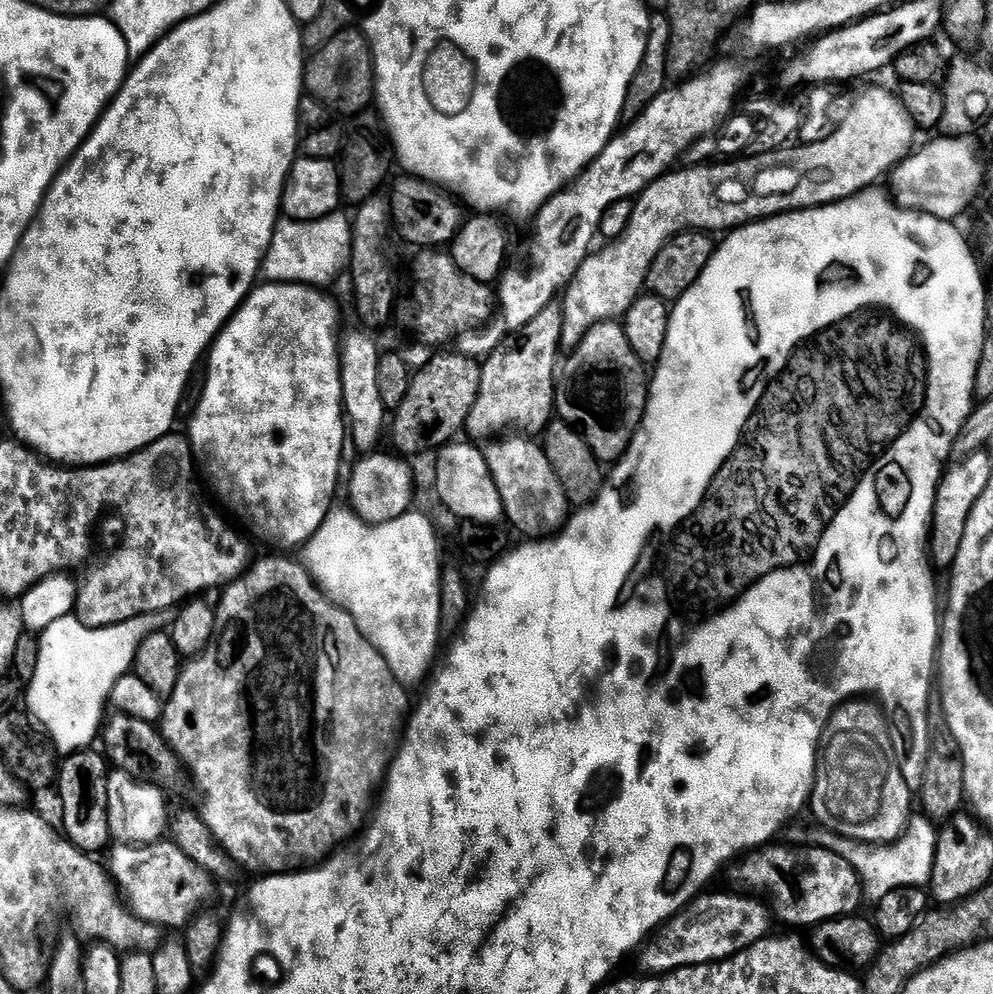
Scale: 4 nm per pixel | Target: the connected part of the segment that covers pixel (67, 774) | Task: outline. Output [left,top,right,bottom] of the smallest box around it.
[58,750,113,854]

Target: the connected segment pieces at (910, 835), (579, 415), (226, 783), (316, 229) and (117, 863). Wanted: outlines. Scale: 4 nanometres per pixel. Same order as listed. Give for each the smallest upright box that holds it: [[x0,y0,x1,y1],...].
[[809,814,937,902],[558,322,650,462],[162,555,410,874],[263,210,353,286],[110,842,217,929]]

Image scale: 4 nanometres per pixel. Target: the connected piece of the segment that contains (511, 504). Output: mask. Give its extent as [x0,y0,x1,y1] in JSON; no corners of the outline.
[487,440,570,538]

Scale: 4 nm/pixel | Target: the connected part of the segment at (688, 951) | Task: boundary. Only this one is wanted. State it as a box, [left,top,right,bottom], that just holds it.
[639,892,773,974]

